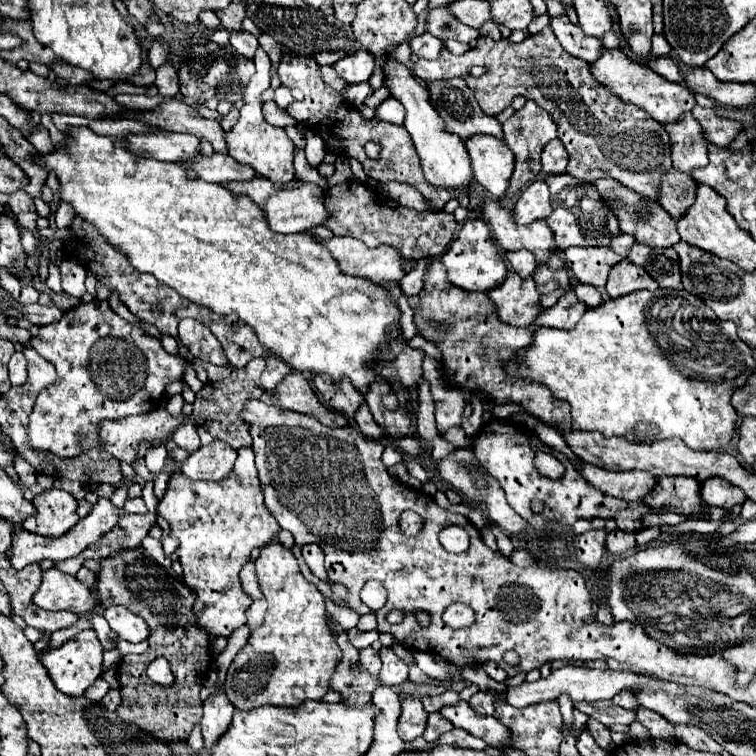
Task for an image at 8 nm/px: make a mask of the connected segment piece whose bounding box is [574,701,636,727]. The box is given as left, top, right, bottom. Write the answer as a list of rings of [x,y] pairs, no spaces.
[[[594,701],[594,703],[574,703],[576,709],[584,711],[588,717],[598,719],[602,725],[612,727],[616,723],[630,725],[636,719],[636,711],[626,711],[618,705],[612,705],[612,701]]]

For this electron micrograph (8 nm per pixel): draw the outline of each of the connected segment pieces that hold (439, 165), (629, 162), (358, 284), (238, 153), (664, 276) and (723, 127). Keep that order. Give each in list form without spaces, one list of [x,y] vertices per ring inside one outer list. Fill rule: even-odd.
[[[384,57],[382,71],[384,71],[384,87],[406,109],[404,127],[406,127],[406,131],[410,133],[410,137],[414,141],[414,147],[416,147],[418,157],[422,161],[424,177],[428,179],[428,183],[432,183],[436,187],[470,185],[472,179],[474,179],[474,175],[472,175],[472,169],[470,169],[468,151],[466,151],[466,147],[464,147],[464,143],[462,143],[460,137],[456,137],[454,133],[446,131],[444,119],[440,117],[440,113],[436,113],[436,109],[430,103],[428,89],[416,81],[416,77],[412,75],[412,71],[402,61],[396,61],[392,57]]]
[[[550,27],[536,35],[528,35],[516,45],[506,39],[492,41],[488,37],[478,37],[478,45],[464,55],[454,55],[444,47],[434,61],[418,59],[414,75],[424,83],[442,81],[442,77],[466,77],[468,87],[488,115],[498,115],[516,95],[536,101],[558,125],[558,139],[570,155],[566,173],[582,181],[614,179],[650,201],[660,199],[660,179],[672,169],[668,131],[648,117],[644,109],[620,101],[606,85],[600,85],[592,77],[590,63],[566,53]],[[472,65],[484,65],[488,71],[478,79],[468,77]],[[650,133],[658,133],[658,139],[648,137]]]
[[[68,127],[66,133],[64,133],[64,141],[62,145],[54,145],[52,151],[48,153],[34,153],[32,159],[36,161],[36,165],[48,169],[48,171],[54,171],[56,177],[58,177],[58,183],[60,183],[60,199],[68,205],[72,205],[74,209],[74,215],[80,217],[82,221],[94,225],[98,229],[98,233],[102,237],[106,237],[106,241],[122,251],[130,265],[134,269],[138,269],[140,273],[150,273],[154,275],[158,281],[162,281],[164,285],[176,289],[184,299],[196,303],[196,305],[204,305],[208,307],[212,313],[216,315],[232,315],[232,311],[246,323],[250,325],[254,331],[256,331],[256,337],[258,341],[262,343],[264,349],[272,351],[274,355],[278,355],[284,363],[288,363],[292,369],[296,369],[298,373],[320,373],[320,375],[330,375],[334,383],[340,383],[344,377],[348,377],[352,381],[352,385],[362,393],[366,395],[372,381],[376,379],[384,379],[388,385],[390,385],[390,393],[386,393],[382,397],[382,403],[384,407],[388,409],[398,409],[400,407],[400,401],[398,401],[398,393],[404,393],[406,395],[406,413],[410,417],[416,415],[418,411],[418,399],[412,399],[412,391],[418,391],[420,383],[424,381],[424,369],[422,369],[422,363],[424,363],[424,357],[426,353],[422,349],[414,349],[410,347],[410,343],[404,339],[404,335],[400,333],[400,337],[396,339],[390,339],[388,337],[388,327],[390,325],[398,325],[400,323],[400,307],[396,301],[392,301],[390,293],[380,285],[380,283],[372,283],[370,279],[366,277],[352,277],[352,275],[346,275],[338,261],[332,257],[332,253],[328,253],[328,249],[324,249],[324,243],[320,241],[320,237],[316,235],[310,235],[310,233],[272,233],[272,229],[268,229],[268,221],[264,221],[264,211],[258,207],[258,205],[252,205],[252,201],[248,201],[248,197],[232,197],[232,193],[226,191],[224,185],[220,183],[208,183],[208,181],[200,181],[200,179],[188,179],[186,175],[186,169],[180,167],[178,163],[162,163],[162,161],[156,161],[156,159],[146,159],[146,157],[140,157],[136,153],[132,153],[128,147],[126,147],[126,139],[124,137],[106,137],[106,135],[98,135],[94,133],[92,129],[88,127]],[[382,351],[388,351],[394,355],[394,359],[384,359],[380,357]]]
[[[262,47],[256,49],[254,55],[254,65],[256,73],[252,75],[250,83],[246,85],[244,91],[244,107],[240,109],[240,119],[238,123],[226,133],[226,143],[228,143],[228,155],[234,157],[240,163],[250,165],[258,175],[274,181],[274,183],[288,183],[294,179],[294,143],[286,135],[282,127],[270,125],[264,115],[262,115],[262,103],[260,103],[260,91],[270,87],[270,59]]]
[[[636,243],[628,259],[648,271],[662,289],[682,289],[682,275],[680,275],[680,261],[678,253],[668,247],[668,249],[652,249],[648,245]]]
[[[694,107],[692,115],[696,117],[696,121],[702,125],[702,131],[706,135],[706,139],[712,145],[718,147],[728,147],[734,137],[740,133],[740,125],[736,121],[730,119],[720,119],[712,109],[702,109],[702,107]]]

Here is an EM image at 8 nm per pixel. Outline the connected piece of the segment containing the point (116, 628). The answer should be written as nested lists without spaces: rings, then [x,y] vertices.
[[[108,607],[104,611],[106,621],[110,623],[110,629],[120,637],[130,643],[140,643],[148,639],[148,625],[142,621],[142,617],[136,617],[130,609],[126,607]]]

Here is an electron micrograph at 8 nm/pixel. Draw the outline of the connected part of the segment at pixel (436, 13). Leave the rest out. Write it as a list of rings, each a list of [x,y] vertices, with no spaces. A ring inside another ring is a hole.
[[[436,7],[428,11],[426,17],[426,31],[432,33],[434,37],[438,37],[440,41],[448,41],[448,39],[456,39],[462,43],[470,43],[472,39],[476,39],[480,33],[460,21],[456,21],[456,17],[452,17],[448,13],[448,7]]]

